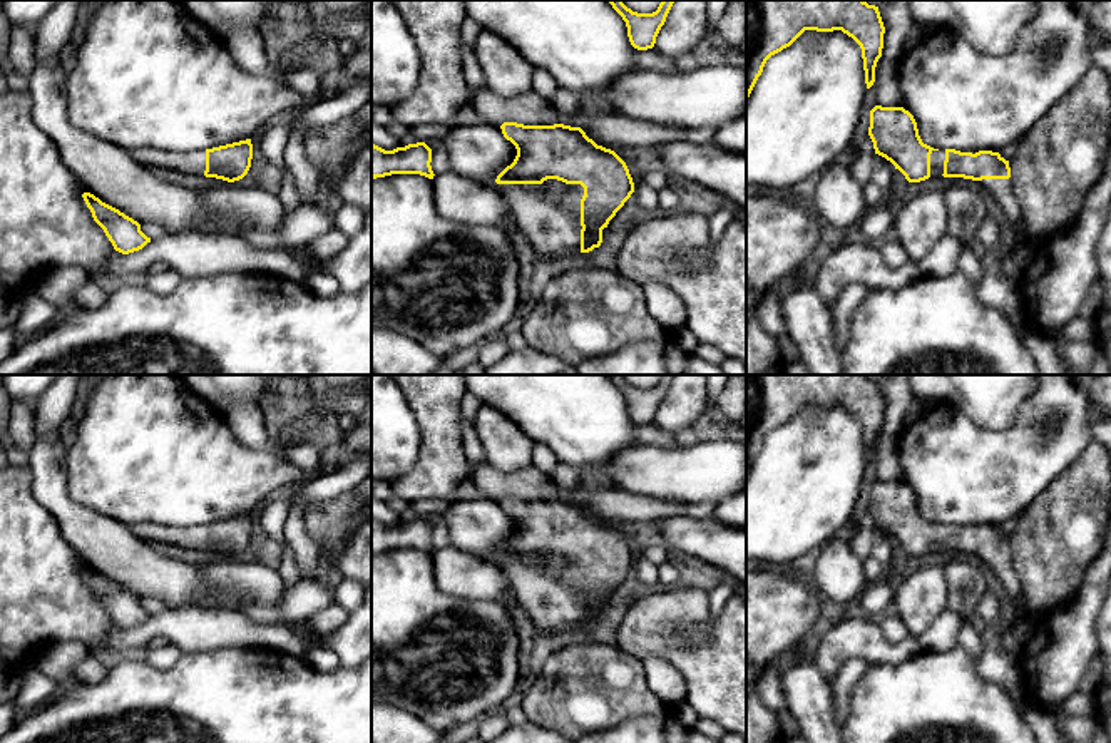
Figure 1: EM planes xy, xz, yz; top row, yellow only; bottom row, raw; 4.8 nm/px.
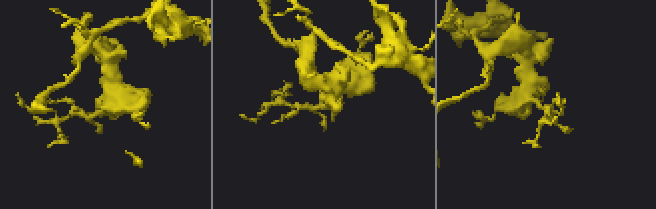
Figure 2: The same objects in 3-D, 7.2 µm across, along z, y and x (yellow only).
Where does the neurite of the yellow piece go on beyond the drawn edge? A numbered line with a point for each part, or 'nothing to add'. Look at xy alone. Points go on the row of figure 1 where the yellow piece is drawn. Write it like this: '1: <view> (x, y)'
1: xy (186, 163)

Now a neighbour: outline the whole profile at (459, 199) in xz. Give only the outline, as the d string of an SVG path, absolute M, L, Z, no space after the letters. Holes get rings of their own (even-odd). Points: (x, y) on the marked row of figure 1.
M445 172L433 176L437 213L462 224L500 224L509 214L504 194L490 186Z

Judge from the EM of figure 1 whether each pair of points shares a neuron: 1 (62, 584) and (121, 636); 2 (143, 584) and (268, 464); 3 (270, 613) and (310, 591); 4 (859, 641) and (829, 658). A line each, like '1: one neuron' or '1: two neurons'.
1: two neurons
2: two neurons
3: one neuron
4: one neuron

